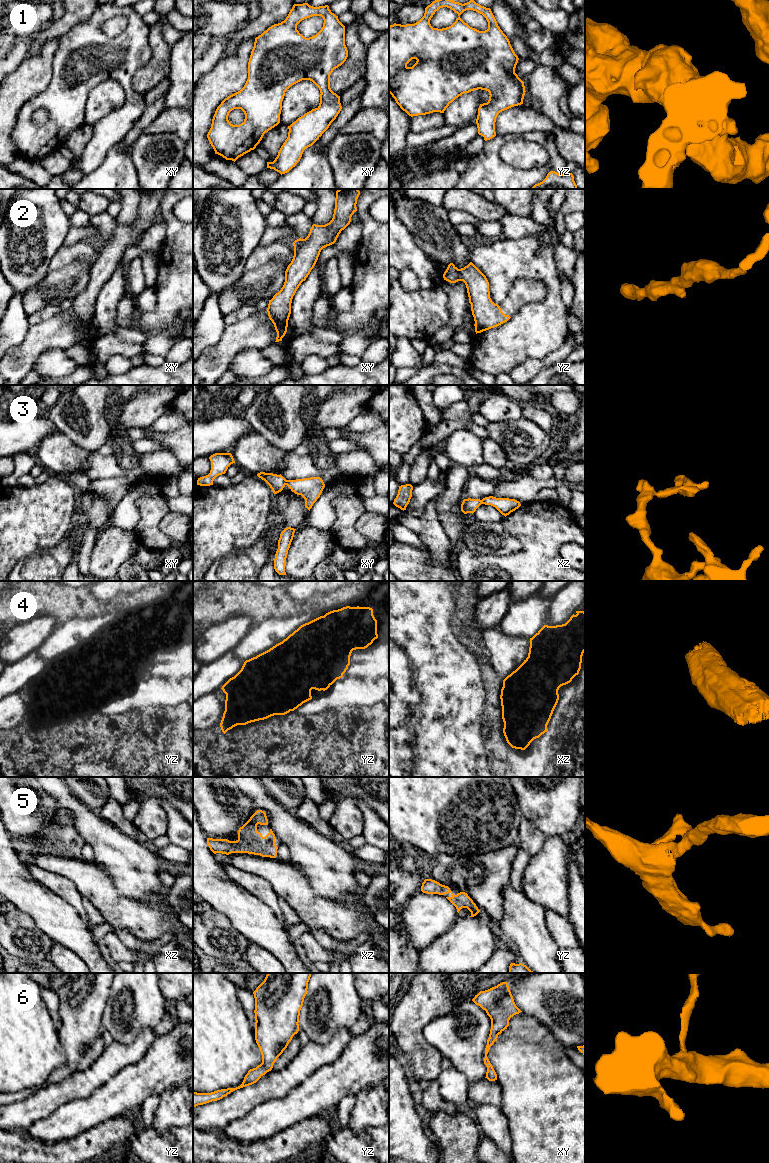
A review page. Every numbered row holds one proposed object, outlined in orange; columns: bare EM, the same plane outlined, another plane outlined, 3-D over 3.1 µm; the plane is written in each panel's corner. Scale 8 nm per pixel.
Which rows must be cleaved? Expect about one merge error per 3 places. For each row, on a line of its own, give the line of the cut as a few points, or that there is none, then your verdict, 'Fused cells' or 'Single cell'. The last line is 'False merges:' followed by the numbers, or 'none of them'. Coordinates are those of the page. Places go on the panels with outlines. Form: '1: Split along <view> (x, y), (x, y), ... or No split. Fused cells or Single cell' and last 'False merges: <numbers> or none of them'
1: No split. Single cell
2: No split. Single cell
3: Split along xy (287, 480), (285, 484). Fused cells
4: No split. Single cell
5: No split. Single cell
6: No split. Single cell
False merges: 3

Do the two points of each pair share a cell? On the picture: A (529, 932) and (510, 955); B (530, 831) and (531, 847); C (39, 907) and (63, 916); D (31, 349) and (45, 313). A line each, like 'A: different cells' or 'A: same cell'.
A: different cells
B: same cell
C: same cell
D: different cells

